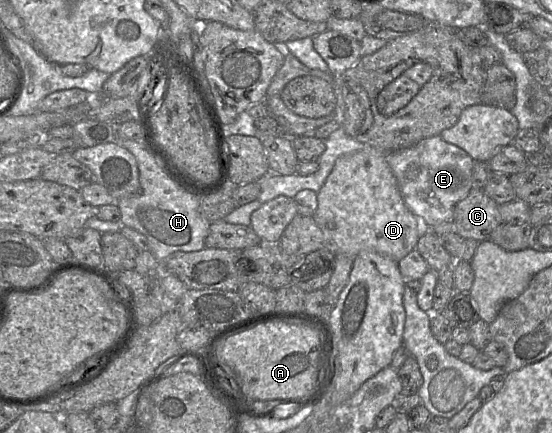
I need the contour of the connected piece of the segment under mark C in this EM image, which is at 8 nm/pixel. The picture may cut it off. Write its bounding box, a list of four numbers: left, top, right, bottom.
[454,189,503,242]

